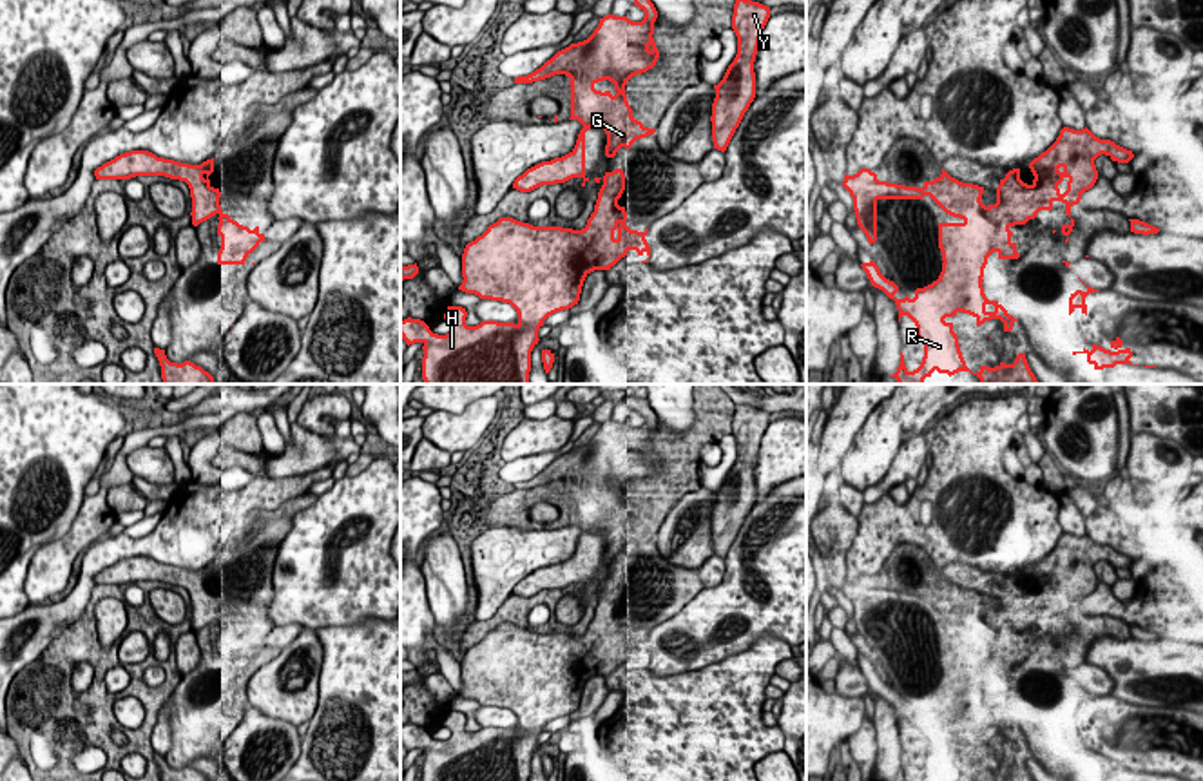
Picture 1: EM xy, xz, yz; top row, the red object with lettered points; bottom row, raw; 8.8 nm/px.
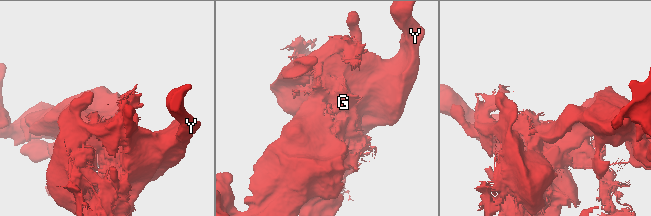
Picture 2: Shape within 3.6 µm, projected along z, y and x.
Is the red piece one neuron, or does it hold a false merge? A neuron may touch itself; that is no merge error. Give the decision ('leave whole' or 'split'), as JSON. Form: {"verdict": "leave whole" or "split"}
{"verdict": "leave whole"}

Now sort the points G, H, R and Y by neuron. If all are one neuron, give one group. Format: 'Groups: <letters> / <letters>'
Groups: G H R Y

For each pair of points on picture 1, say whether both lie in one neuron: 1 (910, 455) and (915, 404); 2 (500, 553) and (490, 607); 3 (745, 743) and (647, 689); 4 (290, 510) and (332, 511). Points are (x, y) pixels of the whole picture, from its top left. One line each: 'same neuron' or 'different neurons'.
1: different neurons
2: same neuron
3: same neuron
4: different neurons

